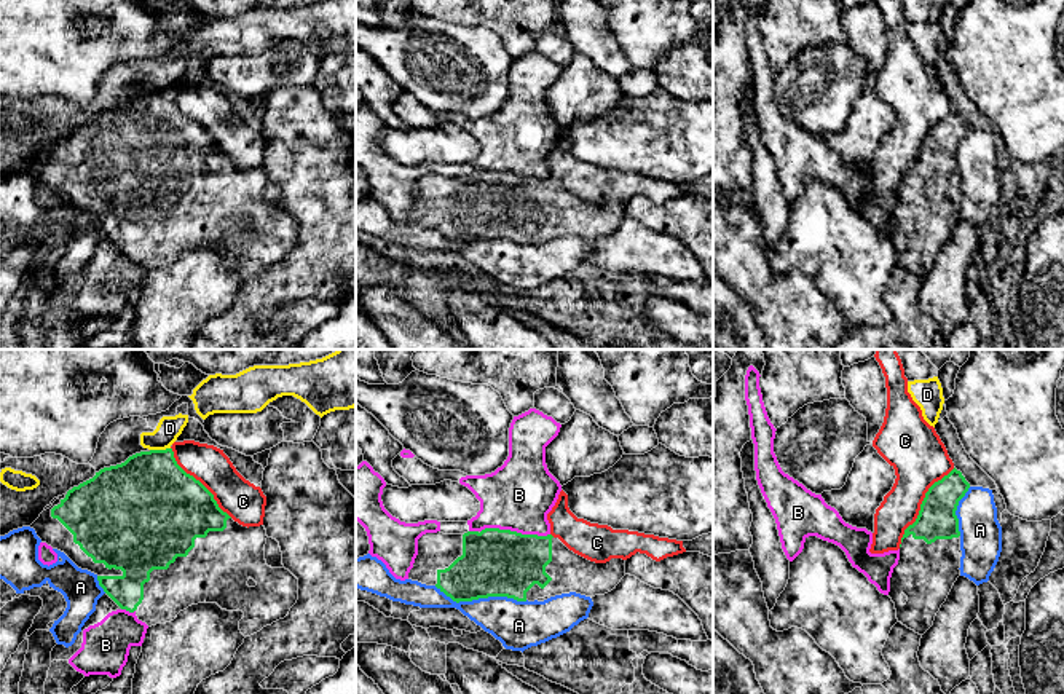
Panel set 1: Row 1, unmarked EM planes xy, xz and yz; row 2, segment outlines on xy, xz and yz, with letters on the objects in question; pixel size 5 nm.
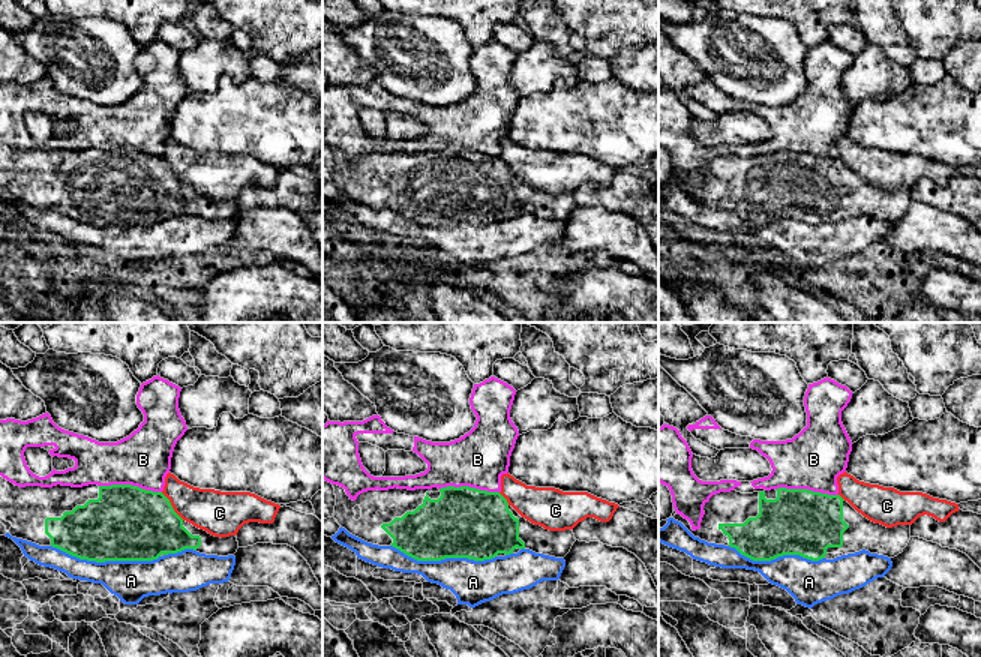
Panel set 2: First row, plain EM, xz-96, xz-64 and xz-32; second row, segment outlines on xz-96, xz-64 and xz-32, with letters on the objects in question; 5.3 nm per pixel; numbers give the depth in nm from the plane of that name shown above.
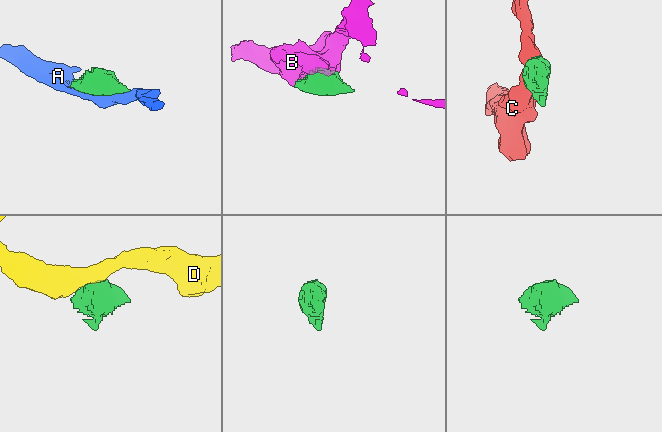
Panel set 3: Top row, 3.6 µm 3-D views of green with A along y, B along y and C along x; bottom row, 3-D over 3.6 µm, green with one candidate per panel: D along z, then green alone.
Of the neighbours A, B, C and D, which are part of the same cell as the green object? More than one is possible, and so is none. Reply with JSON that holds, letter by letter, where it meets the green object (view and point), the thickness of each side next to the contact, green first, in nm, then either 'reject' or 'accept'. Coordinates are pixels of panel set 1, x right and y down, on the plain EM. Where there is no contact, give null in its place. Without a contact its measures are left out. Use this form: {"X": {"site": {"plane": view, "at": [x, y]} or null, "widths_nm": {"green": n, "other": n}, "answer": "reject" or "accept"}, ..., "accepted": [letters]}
{"A": {"site": {"plane": "xz", "at": [480, 240]}, "widths_nm": {"green": 340, "other": 240}, "answer": "reject"}, "B": {"site": {"plane": "xz", "at": [516, 174]}, "widths_nm": {"green": 340, "other": 340}, "answer": "reject"}, "C": {"site": {"plane": "yz", "at": [921, 147]}, "widths_nm": {"green": 200, "other": 280}, "answer": "reject"}, "D": {"site": {"plane": "xy", "at": [160, 93]}, "widths_nm": {"green": 440, "other": 120}, "answer": "reject"}, "accepted": []}

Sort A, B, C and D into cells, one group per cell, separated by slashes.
A / B / C / D

